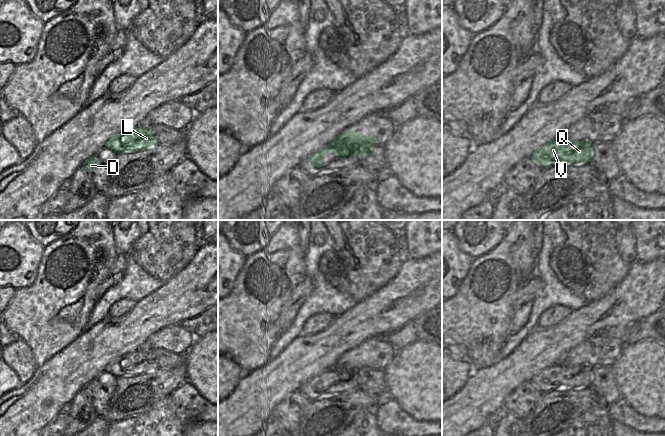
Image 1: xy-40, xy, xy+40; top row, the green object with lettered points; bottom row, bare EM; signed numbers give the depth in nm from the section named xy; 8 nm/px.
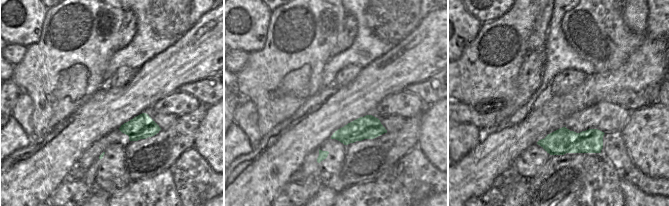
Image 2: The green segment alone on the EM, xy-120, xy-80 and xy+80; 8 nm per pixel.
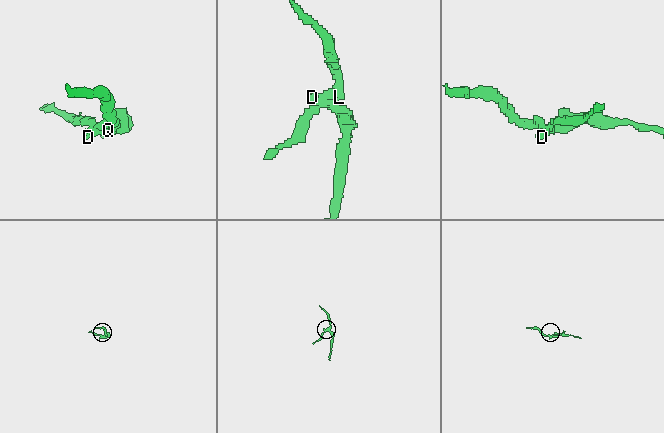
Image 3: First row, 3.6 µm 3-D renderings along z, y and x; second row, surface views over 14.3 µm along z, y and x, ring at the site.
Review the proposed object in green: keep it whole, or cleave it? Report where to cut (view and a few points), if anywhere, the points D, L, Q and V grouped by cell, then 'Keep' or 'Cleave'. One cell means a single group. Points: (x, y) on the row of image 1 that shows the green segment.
No split. Groups: D L Q V. Keep.

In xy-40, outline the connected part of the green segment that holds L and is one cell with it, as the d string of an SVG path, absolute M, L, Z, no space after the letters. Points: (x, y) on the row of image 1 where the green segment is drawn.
M138 125L109 139L104 149L110 149L114 153L134 153L143 149L152 149L156 146L155 130L144 129Z

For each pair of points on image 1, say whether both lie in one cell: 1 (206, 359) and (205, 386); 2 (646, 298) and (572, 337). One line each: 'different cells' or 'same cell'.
1: same cell
2: same cell

